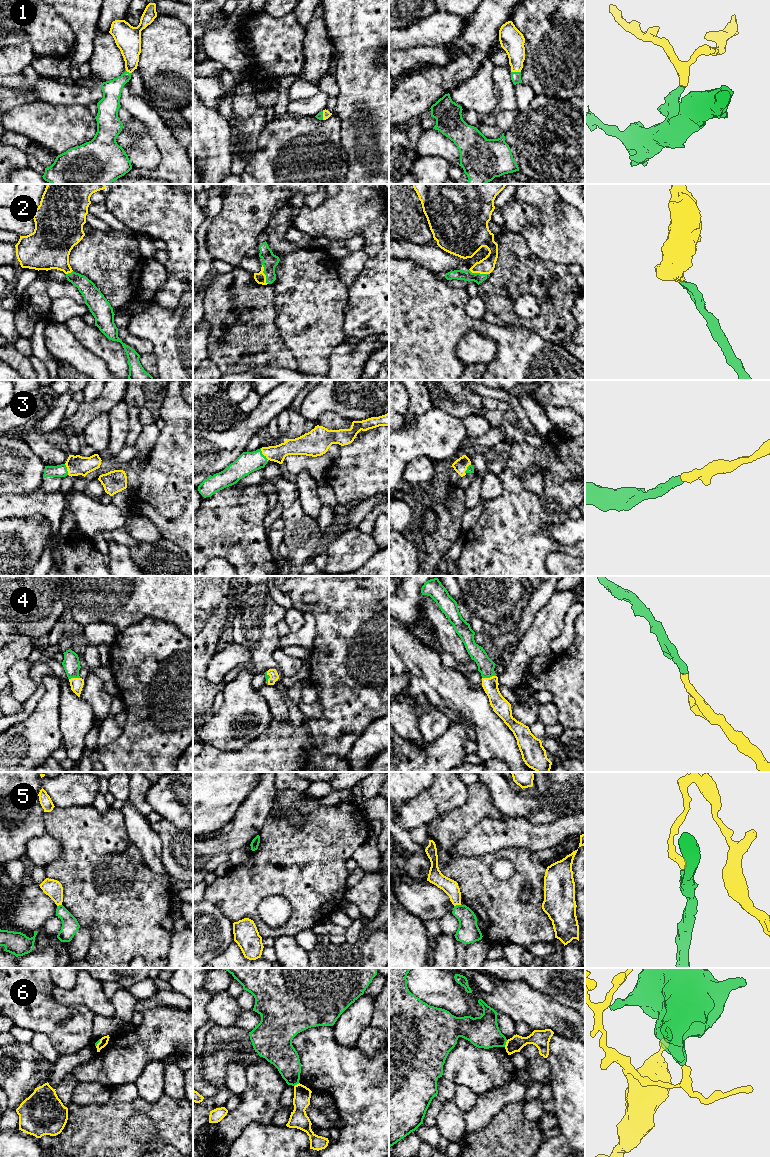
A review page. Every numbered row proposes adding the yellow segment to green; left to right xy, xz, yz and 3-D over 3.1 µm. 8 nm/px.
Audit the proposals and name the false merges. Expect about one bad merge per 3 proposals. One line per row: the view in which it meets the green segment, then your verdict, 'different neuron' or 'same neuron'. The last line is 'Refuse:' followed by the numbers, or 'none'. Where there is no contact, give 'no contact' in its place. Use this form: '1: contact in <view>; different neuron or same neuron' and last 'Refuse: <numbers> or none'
1: contact in yz; same neuron
2: contact in xz; same neuron
3: contact in xz; same neuron
4: contact in yz; same neuron
5: contact in yz; different neuron
6: contact in yz; different neuron
Refuse: 5, 6

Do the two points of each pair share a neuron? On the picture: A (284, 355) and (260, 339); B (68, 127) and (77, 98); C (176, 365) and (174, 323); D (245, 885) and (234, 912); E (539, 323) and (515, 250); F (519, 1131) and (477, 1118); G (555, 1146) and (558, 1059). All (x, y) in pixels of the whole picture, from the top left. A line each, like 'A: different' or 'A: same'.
A: same
B: different
C: same
D: same
E: same
F: different
G: same

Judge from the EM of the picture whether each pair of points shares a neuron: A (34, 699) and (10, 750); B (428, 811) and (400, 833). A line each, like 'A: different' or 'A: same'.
A: different
B: different

